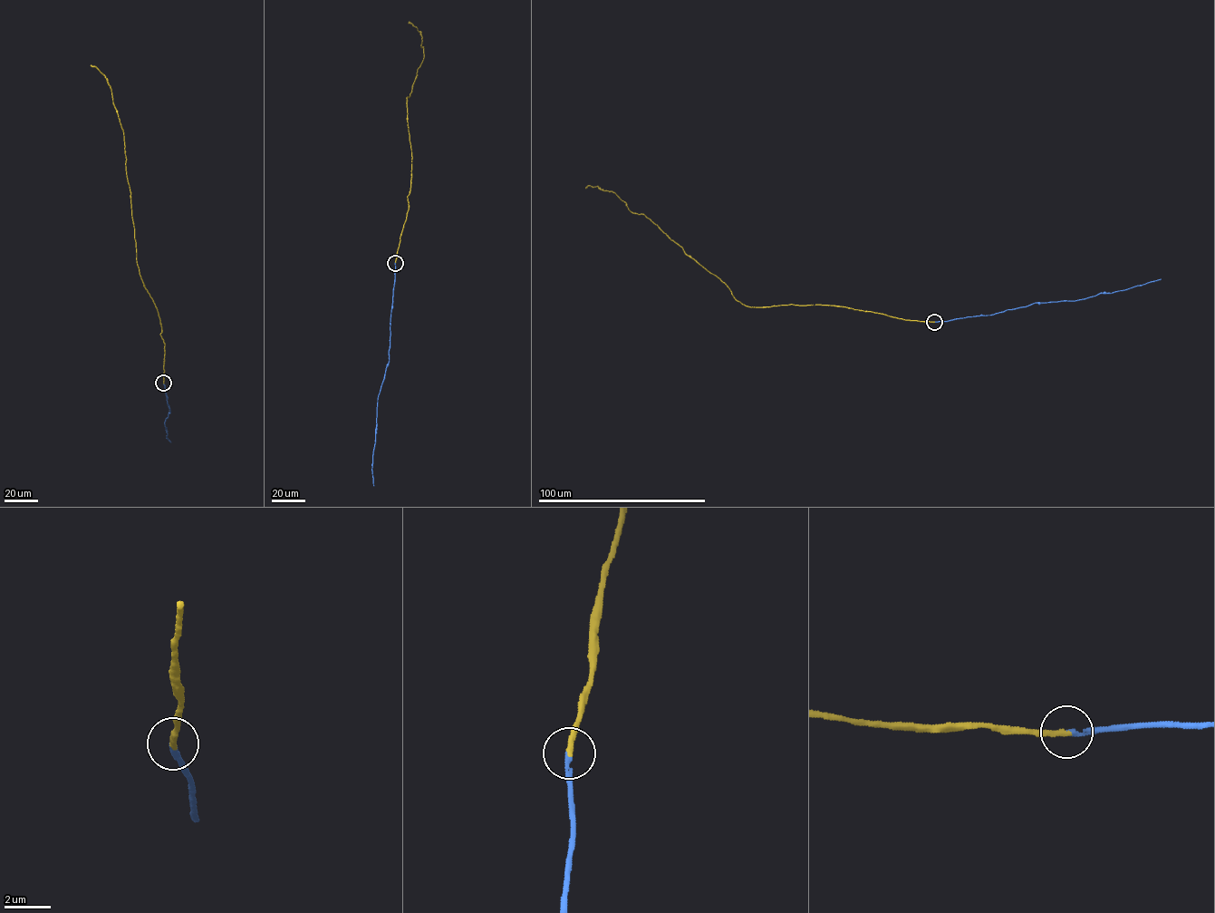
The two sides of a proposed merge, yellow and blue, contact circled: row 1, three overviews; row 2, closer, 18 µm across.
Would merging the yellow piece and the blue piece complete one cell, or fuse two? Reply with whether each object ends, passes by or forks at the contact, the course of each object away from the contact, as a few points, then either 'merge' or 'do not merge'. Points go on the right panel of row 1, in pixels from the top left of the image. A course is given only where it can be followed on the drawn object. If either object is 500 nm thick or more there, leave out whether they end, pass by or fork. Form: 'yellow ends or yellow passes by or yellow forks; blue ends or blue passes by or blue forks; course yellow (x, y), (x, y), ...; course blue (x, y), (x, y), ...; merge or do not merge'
yellow ends; blue ends; course yellow (934, 322), (833, 305), (748, 306), (644, 215), (628, 208), (616, 194), (596, 186), (586, 188); course blue (934, 322), (991, 315), (1034, 303), (1084, 299), (1161, 279); merge

